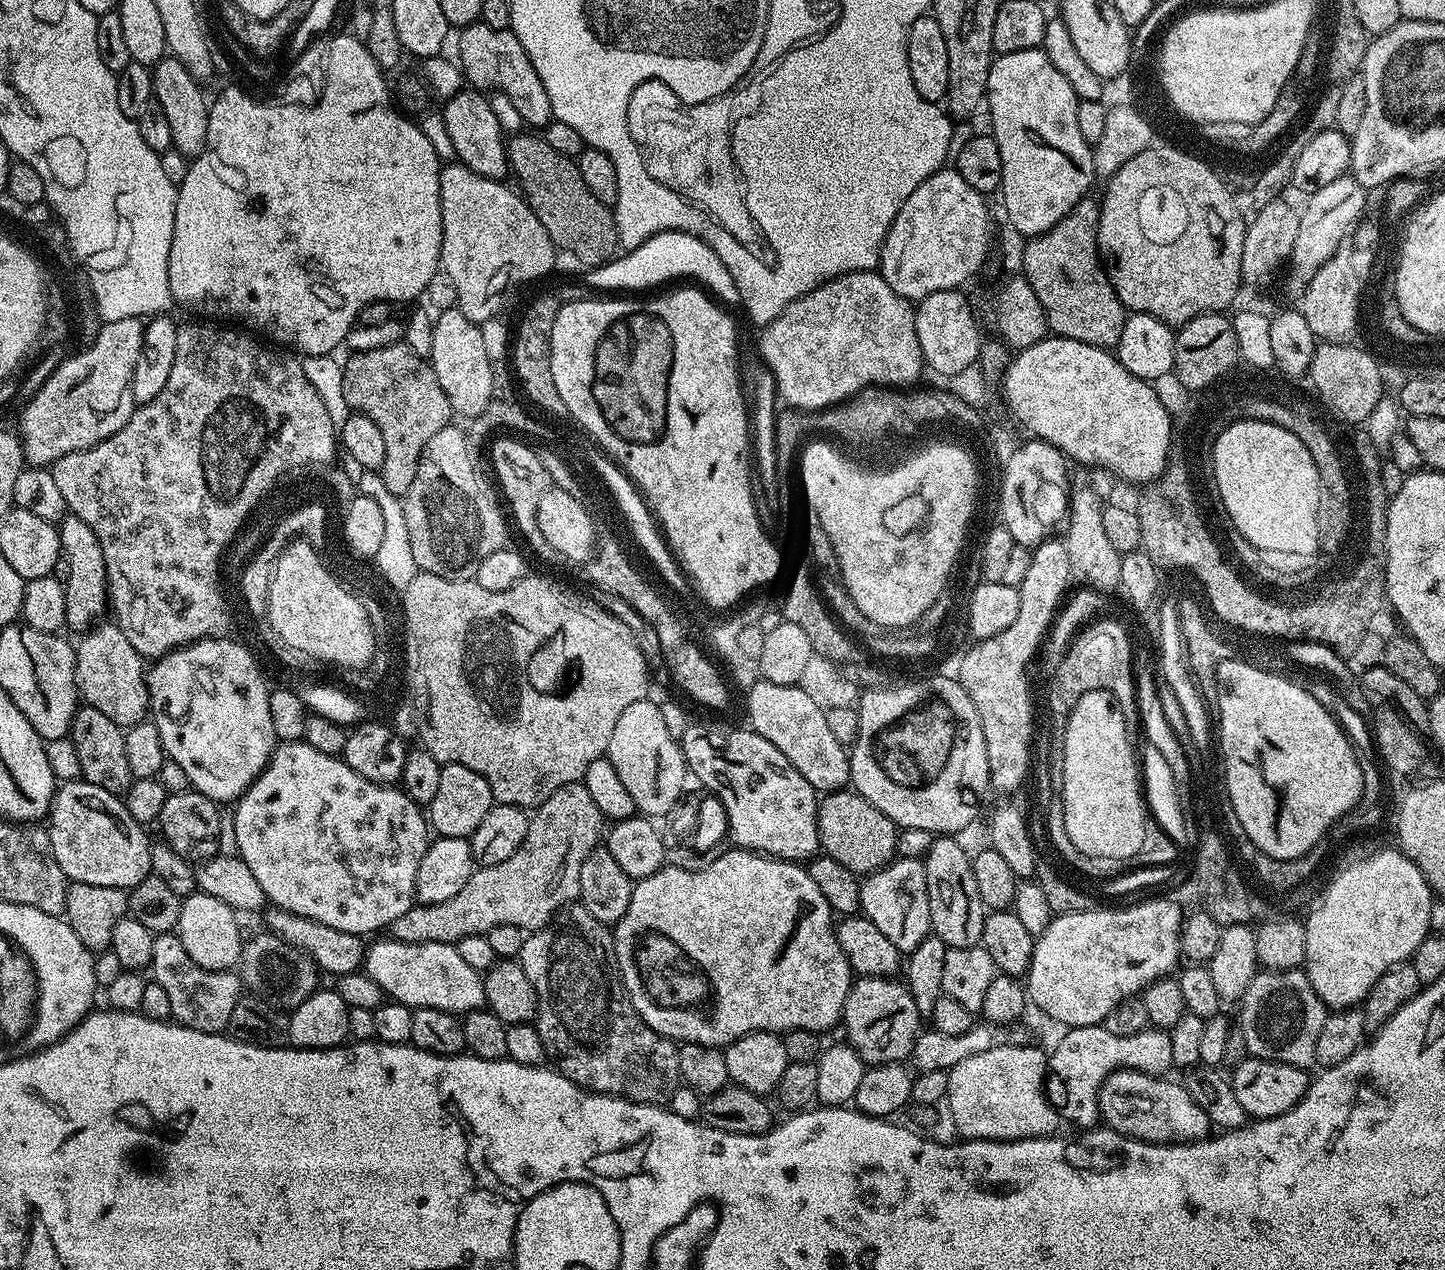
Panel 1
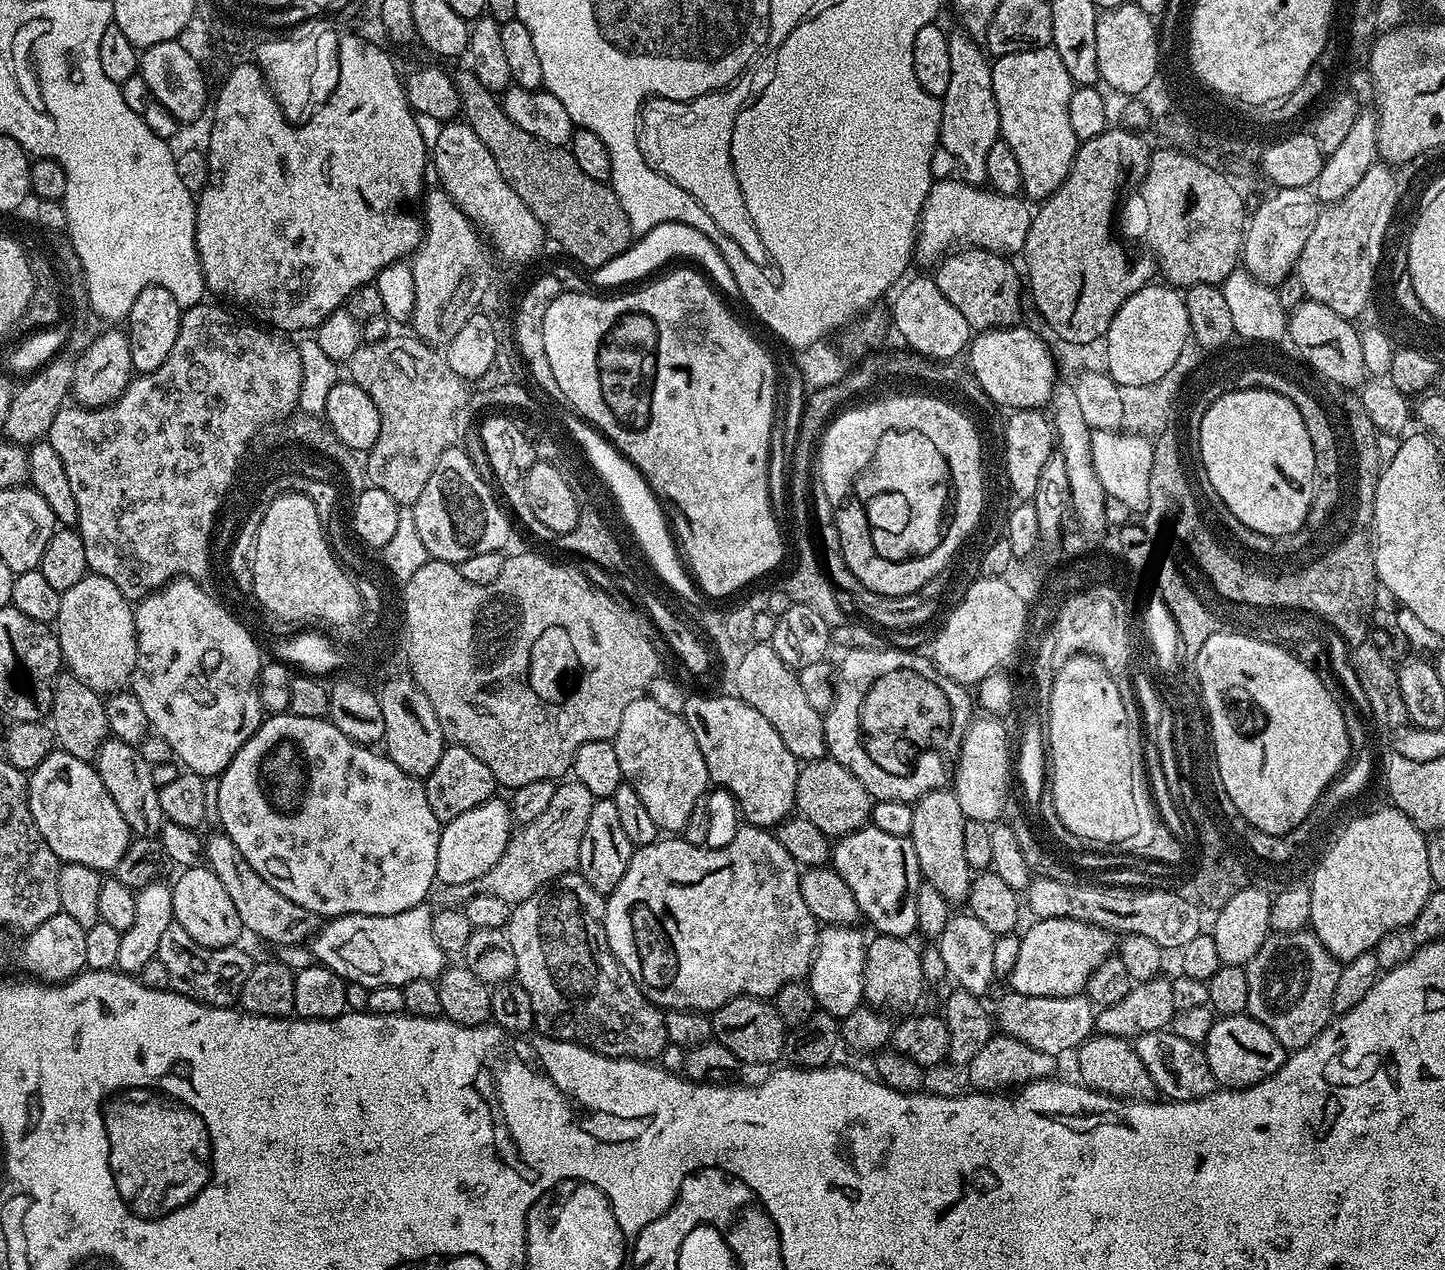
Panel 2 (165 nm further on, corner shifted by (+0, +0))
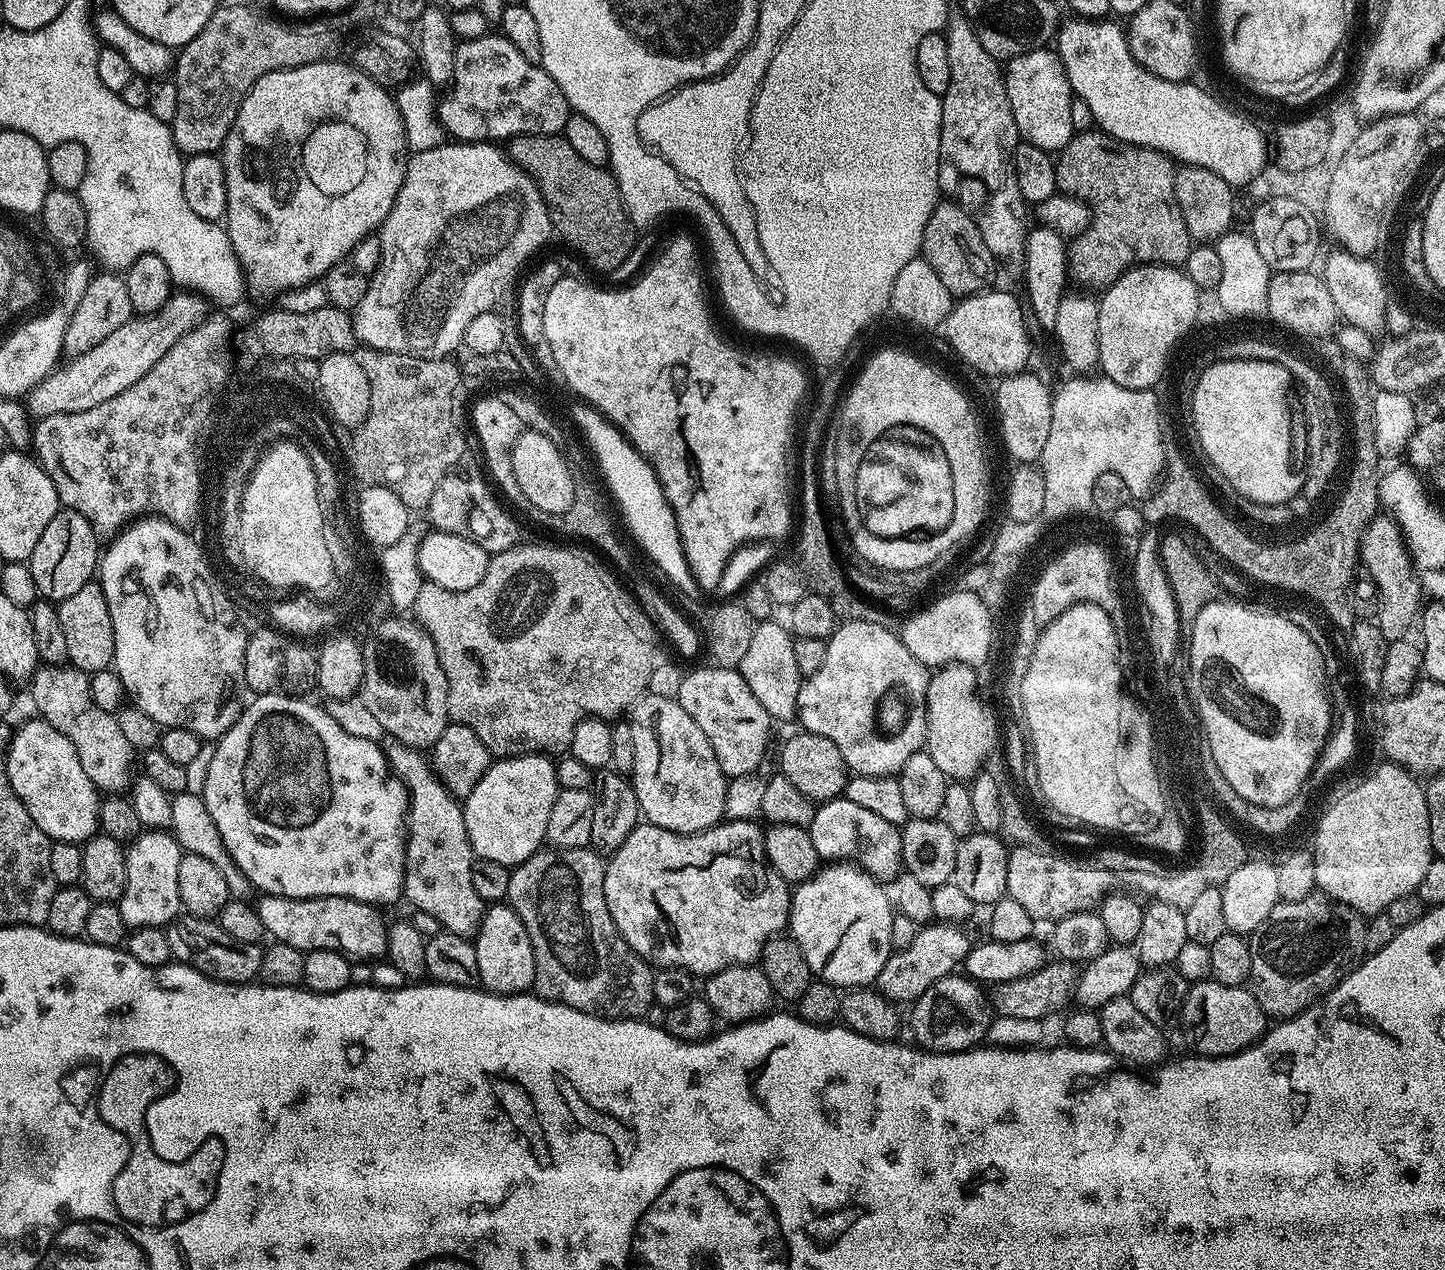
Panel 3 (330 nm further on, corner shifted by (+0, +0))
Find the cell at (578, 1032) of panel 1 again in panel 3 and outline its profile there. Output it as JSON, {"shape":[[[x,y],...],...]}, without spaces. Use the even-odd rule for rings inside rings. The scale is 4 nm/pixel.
{"shape":[[[591,847],[535,852],[529,860],[512,869],[507,903],[524,923],[534,946],[535,995],[542,1000],[553,1000],[603,1016],[605,1020],[639,1020],[646,1016],[654,1003],[654,968],[637,952],[630,950],[614,926],[614,918],[610,918],[604,897],[605,867],[601,853]]]}

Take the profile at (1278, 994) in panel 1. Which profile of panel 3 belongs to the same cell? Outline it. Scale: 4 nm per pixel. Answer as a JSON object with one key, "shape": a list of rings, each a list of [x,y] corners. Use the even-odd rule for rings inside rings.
{"shape":[[[1313,894],[1298,902],[1278,903],[1272,917],[1250,940],[1250,991],[1269,1017],[1289,1018],[1305,1012],[1361,963],[1365,938],[1365,917],[1328,896]]]}

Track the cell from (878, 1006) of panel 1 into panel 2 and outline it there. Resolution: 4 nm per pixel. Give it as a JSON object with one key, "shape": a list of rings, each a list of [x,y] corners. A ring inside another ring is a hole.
{"shape":[[[873,935],[864,949],[864,1000],[867,1007],[877,1010],[893,1008],[899,1014],[907,1013],[920,1000],[926,988],[922,974],[919,947],[902,936]]]}

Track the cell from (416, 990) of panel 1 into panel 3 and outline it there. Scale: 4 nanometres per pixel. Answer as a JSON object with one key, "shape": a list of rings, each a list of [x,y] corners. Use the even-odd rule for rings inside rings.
{"shape":[[[265,895],[263,899],[264,901],[258,904],[258,911],[265,933],[269,937],[272,935],[273,941],[294,946],[302,953],[334,950],[353,962],[376,962],[387,953],[389,925],[371,904],[337,896],[291,900]]]}

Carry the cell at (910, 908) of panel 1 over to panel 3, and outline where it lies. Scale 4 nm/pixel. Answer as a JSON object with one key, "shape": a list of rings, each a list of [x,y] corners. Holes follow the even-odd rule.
{"shape":[[[843,798],[823,801],[807,829],[821,861],[855,862],[877,882],[892,882],[902,872],[904,859],[900,828],[886,822],[886,818],[878,818],[878,814],[873,814],[871,810],[857,806],[855,802]]]}

